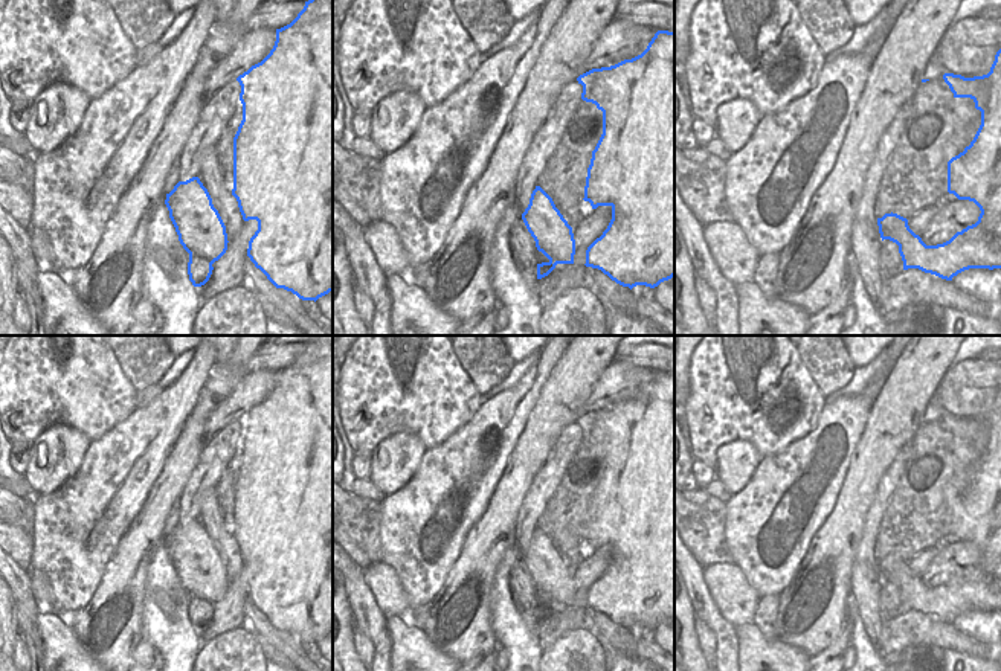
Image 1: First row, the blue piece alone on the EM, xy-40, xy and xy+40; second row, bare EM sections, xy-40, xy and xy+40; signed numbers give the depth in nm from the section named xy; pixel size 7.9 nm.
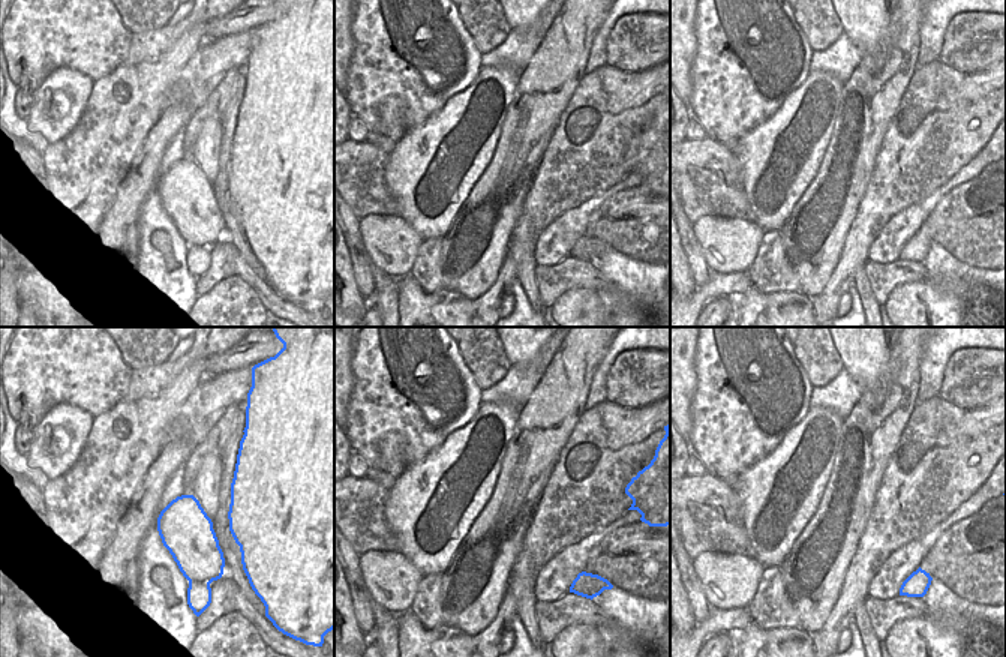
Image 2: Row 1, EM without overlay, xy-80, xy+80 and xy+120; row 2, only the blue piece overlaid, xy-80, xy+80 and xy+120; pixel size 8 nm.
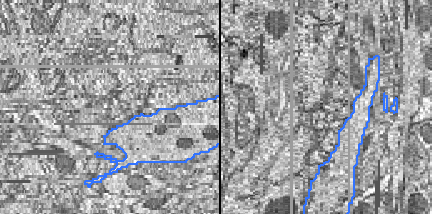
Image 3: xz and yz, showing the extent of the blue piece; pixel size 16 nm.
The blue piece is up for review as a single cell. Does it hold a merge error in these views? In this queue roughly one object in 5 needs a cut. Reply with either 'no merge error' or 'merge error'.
no merge error

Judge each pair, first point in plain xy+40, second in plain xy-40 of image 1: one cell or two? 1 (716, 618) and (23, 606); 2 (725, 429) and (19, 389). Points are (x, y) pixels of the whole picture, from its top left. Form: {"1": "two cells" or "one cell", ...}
{"1": "one cell", "2": "one cell"}

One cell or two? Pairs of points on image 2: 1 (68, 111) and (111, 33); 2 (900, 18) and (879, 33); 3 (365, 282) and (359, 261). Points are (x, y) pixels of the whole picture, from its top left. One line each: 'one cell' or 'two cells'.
1: two cells
2: two cells
3: one cell

